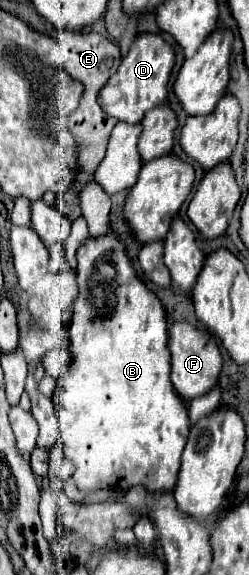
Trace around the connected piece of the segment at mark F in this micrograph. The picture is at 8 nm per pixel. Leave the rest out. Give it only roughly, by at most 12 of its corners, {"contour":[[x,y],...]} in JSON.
{"contour":[[172,322],[170,380],[182,398],[218,384],[222,356],[188,322]]}

